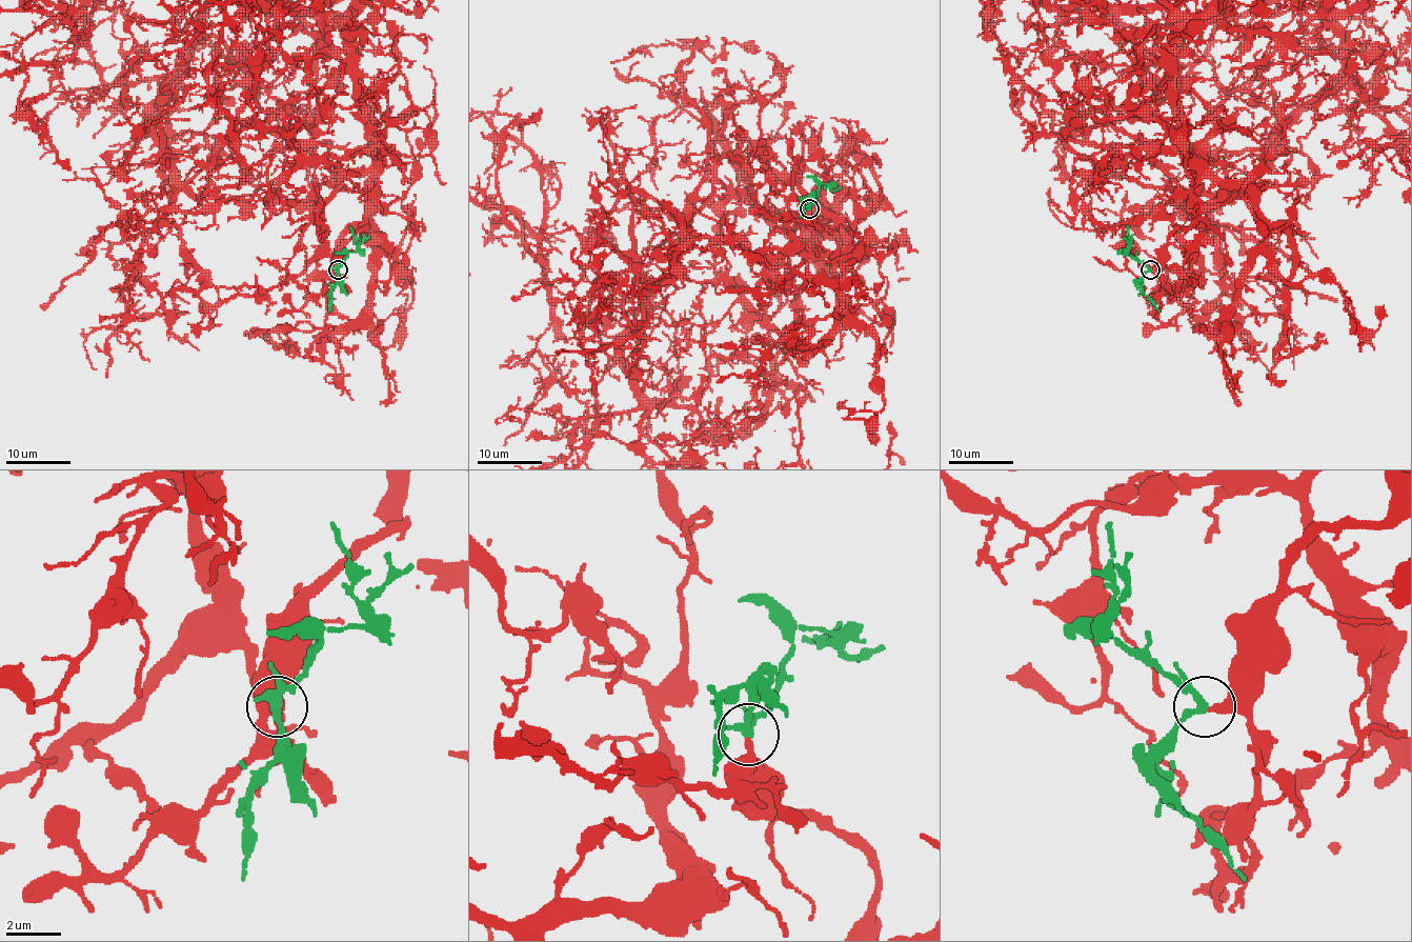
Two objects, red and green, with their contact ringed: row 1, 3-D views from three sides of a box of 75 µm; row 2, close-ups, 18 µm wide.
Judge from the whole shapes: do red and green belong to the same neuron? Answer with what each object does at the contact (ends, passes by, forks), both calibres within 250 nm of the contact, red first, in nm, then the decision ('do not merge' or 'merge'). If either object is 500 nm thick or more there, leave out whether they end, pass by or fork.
red ends there; green forks there; 320 nm thick on the red side, 240 nm on the other; merge

